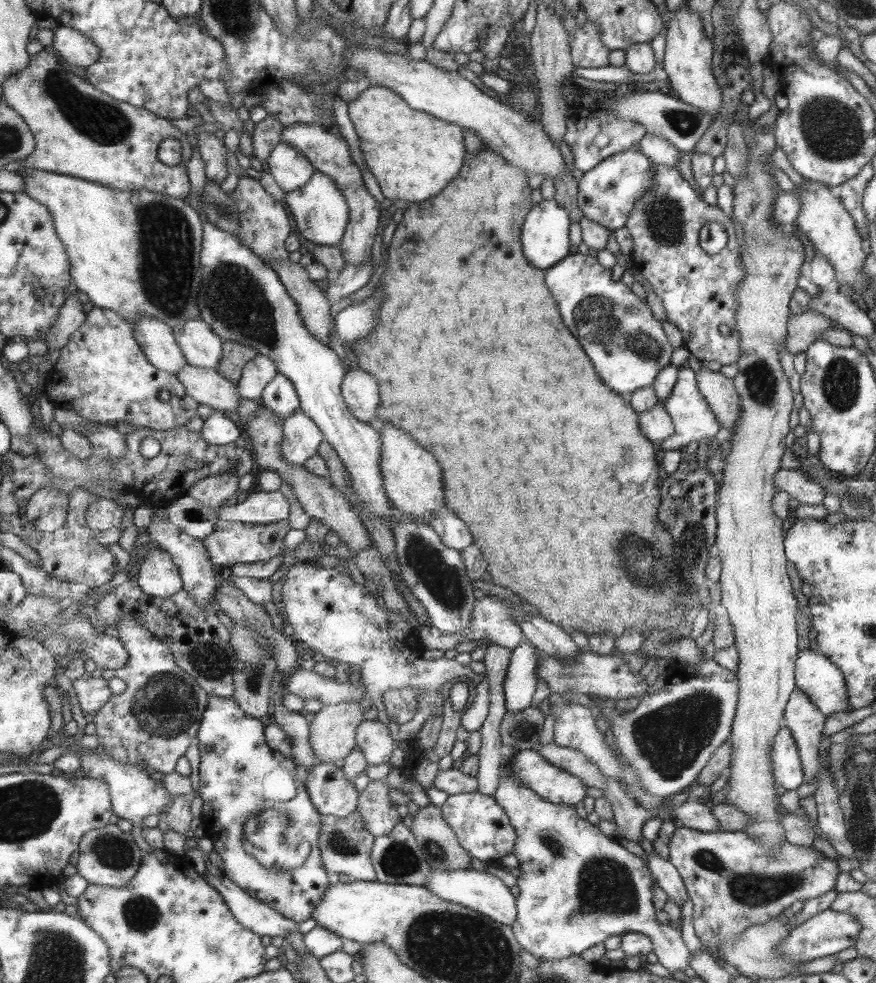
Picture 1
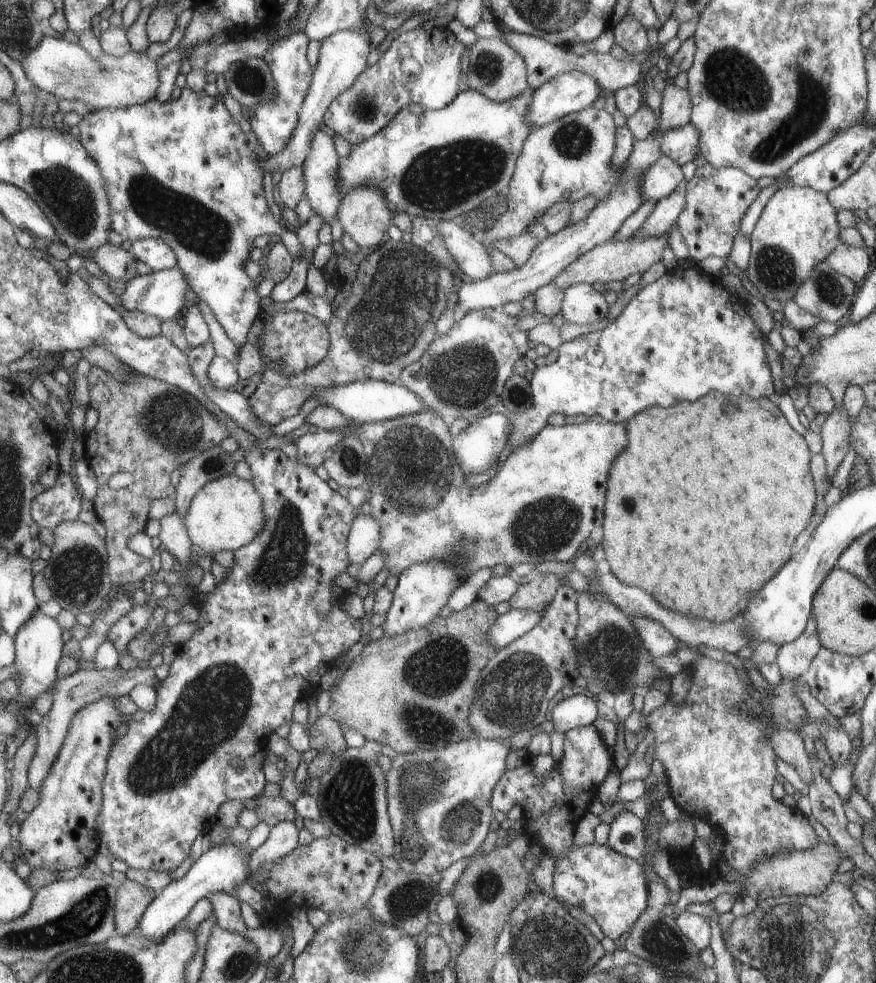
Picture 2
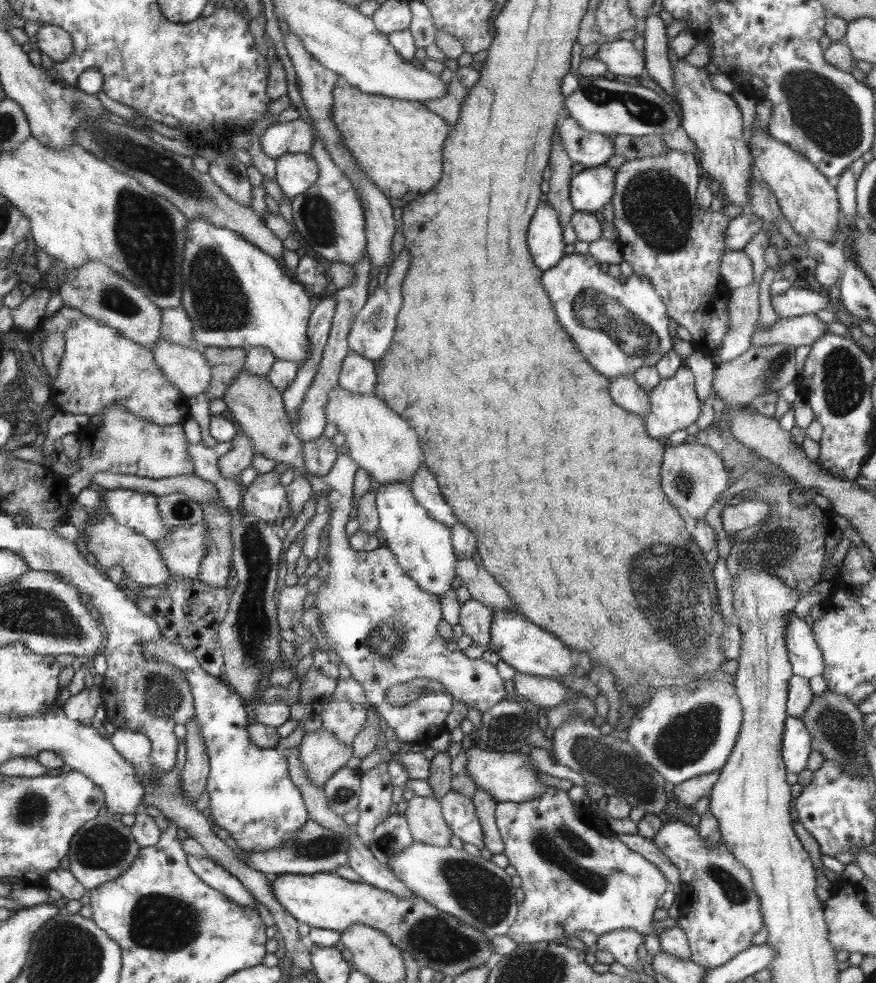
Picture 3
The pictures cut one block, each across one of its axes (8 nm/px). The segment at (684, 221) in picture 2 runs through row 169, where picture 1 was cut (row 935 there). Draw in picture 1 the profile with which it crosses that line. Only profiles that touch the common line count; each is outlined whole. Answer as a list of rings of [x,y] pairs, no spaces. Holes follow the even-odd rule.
[[[678,827],[669,844],[669,861],[678,868],[687,888],[687,894],[694,903],[694,930],[706,950],[717,960],[724,952],[720,945],[730,945],[740,940],[740,933],[746,933],[751,926],[765,924],[779,916],[796,901],[808,901],[822,894],[834,891],[837,877],[841,873],[838,862],[826,858],[820,852],[806,846],[795,846],[783,840],[783,846],[771,850],[764,843],[738,832],[704,832]]]

